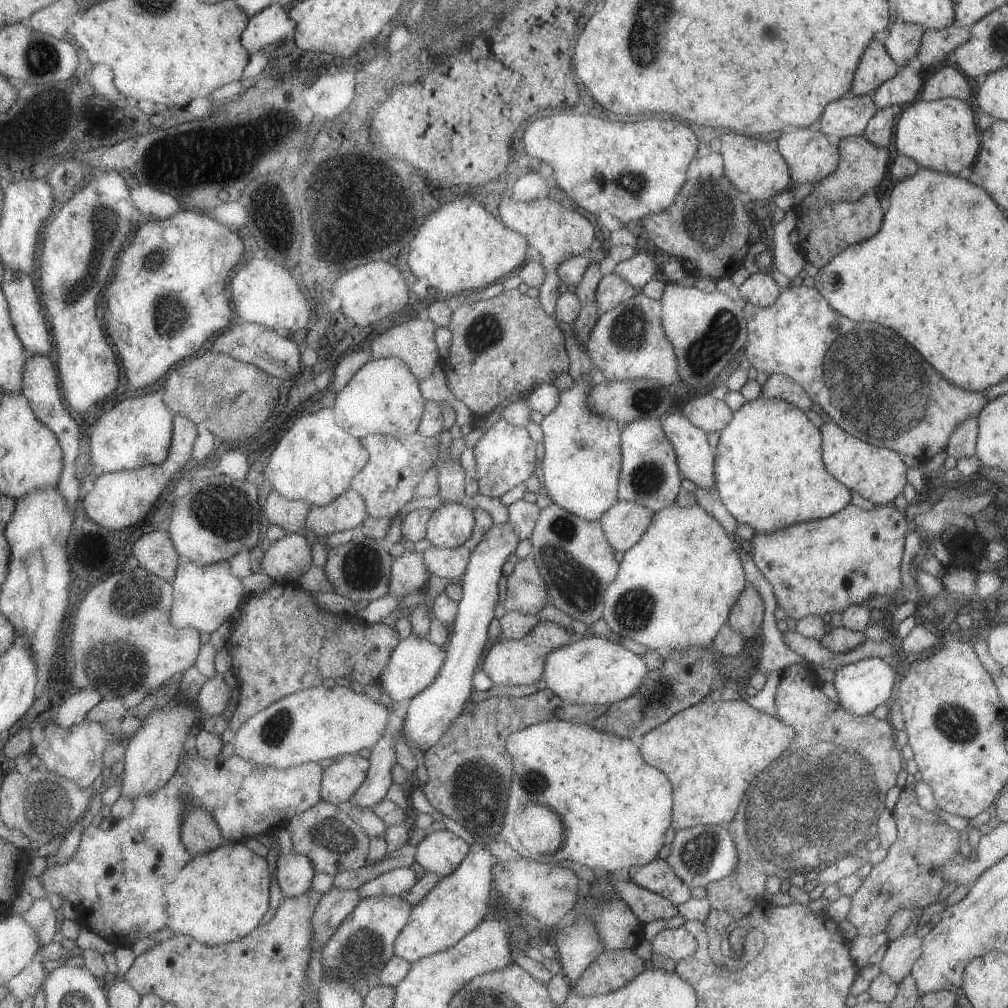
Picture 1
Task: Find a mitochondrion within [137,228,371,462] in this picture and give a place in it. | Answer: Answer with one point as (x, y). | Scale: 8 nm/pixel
(168, 315)

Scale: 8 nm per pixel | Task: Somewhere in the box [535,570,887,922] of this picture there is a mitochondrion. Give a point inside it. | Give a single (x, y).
(822, 796)

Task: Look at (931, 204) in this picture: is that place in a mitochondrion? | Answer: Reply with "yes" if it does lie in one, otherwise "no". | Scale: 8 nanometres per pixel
yes

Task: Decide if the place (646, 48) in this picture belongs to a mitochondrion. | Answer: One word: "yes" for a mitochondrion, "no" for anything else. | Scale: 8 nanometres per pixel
yes

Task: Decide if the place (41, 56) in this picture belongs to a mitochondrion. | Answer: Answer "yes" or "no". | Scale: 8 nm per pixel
yes

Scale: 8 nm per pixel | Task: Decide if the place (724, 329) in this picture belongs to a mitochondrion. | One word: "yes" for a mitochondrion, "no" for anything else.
yes

